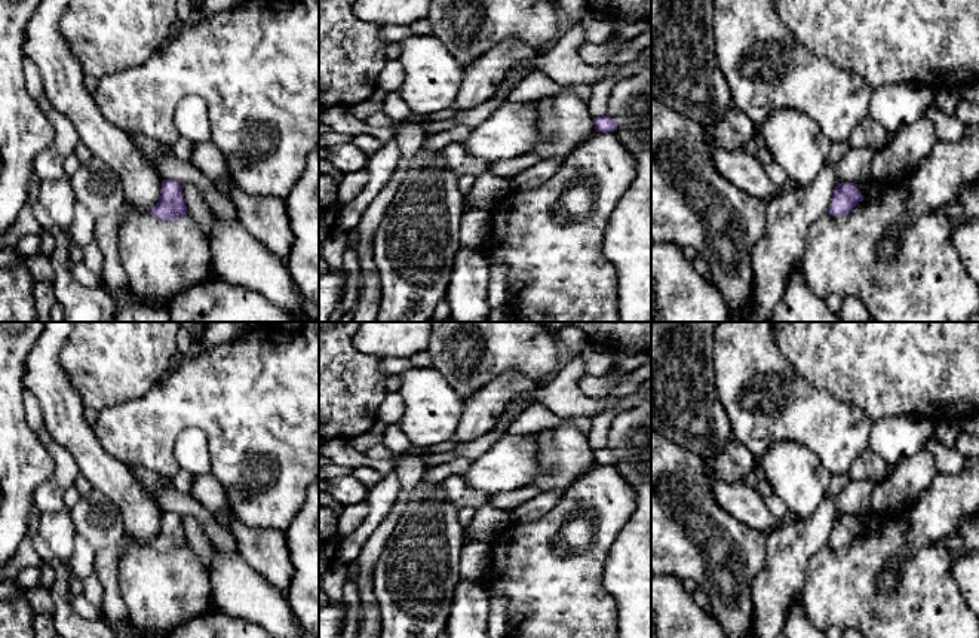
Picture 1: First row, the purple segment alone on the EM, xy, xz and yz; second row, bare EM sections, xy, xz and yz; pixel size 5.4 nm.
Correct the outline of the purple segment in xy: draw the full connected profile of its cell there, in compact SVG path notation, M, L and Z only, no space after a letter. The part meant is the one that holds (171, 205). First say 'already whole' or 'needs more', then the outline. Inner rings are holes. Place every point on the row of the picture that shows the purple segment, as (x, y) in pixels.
already whole; M163 180L162 196L150 214L163 221L187 215L182 185L174 180Z

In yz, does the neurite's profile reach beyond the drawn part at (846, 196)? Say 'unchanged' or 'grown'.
unchanged

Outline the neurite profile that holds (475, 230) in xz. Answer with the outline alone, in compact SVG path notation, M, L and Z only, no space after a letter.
M472 209L463 212L460 220L461 248L473 248L485 252L490 239L491 211Z

